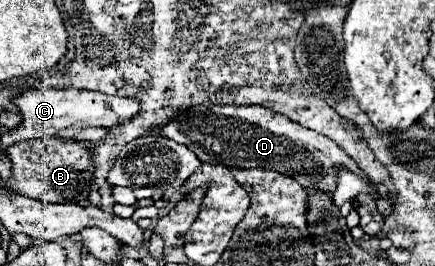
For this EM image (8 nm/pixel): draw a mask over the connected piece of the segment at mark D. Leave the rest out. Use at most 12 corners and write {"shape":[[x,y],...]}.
{"shape":[[195,105],[159,129],[203,163],[333,191],[369,177],[329,137],[265,107]]}

